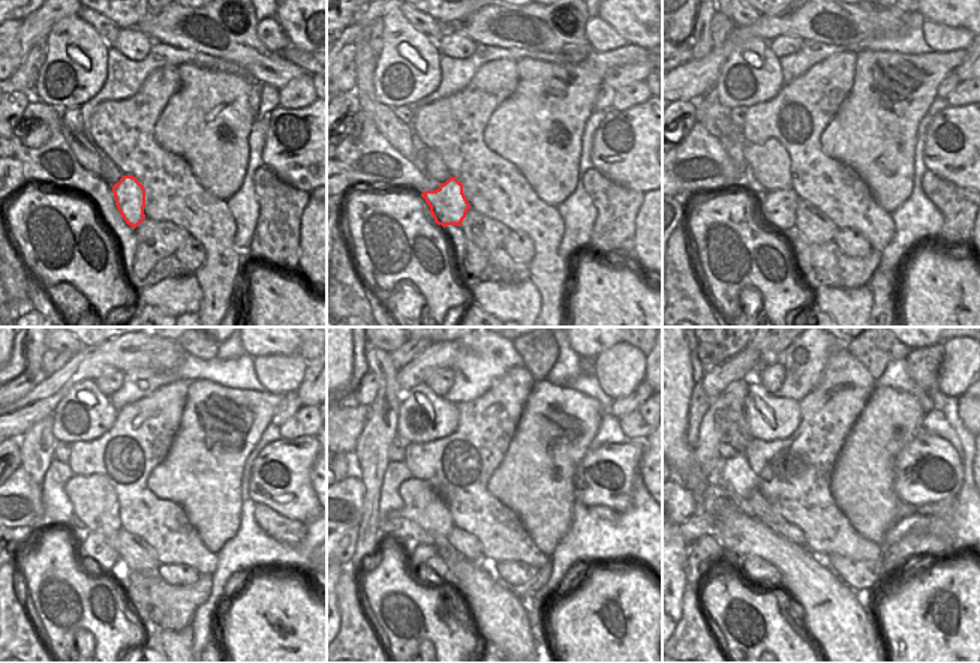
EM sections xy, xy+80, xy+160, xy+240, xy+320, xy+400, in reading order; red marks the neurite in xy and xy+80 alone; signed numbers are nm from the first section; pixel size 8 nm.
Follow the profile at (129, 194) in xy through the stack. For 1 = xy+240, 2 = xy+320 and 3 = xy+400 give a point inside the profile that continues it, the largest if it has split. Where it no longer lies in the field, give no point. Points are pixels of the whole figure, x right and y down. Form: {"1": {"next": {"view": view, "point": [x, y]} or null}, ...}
{"1": {"next": {"view": "xy+240", "point": [101, 548]}}, "2": {"next": {"view": "xy+320", "point": [424, 561]}}, "3": {"next": {"view": "xy+400", "point": [760, 575]}}}

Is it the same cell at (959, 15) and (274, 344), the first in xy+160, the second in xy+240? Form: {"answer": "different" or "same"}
{"answer": "same"}

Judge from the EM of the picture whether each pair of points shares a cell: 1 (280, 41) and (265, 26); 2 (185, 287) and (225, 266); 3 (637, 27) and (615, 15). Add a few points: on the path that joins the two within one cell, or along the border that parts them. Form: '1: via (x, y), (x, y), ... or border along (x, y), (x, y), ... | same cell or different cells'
1: via (277, 38), (268, 29) | same cell
2: border along (194, 275), (201, 291), (200, 311) | different cells
3: via (631, 21), (621, 15) | same cell

